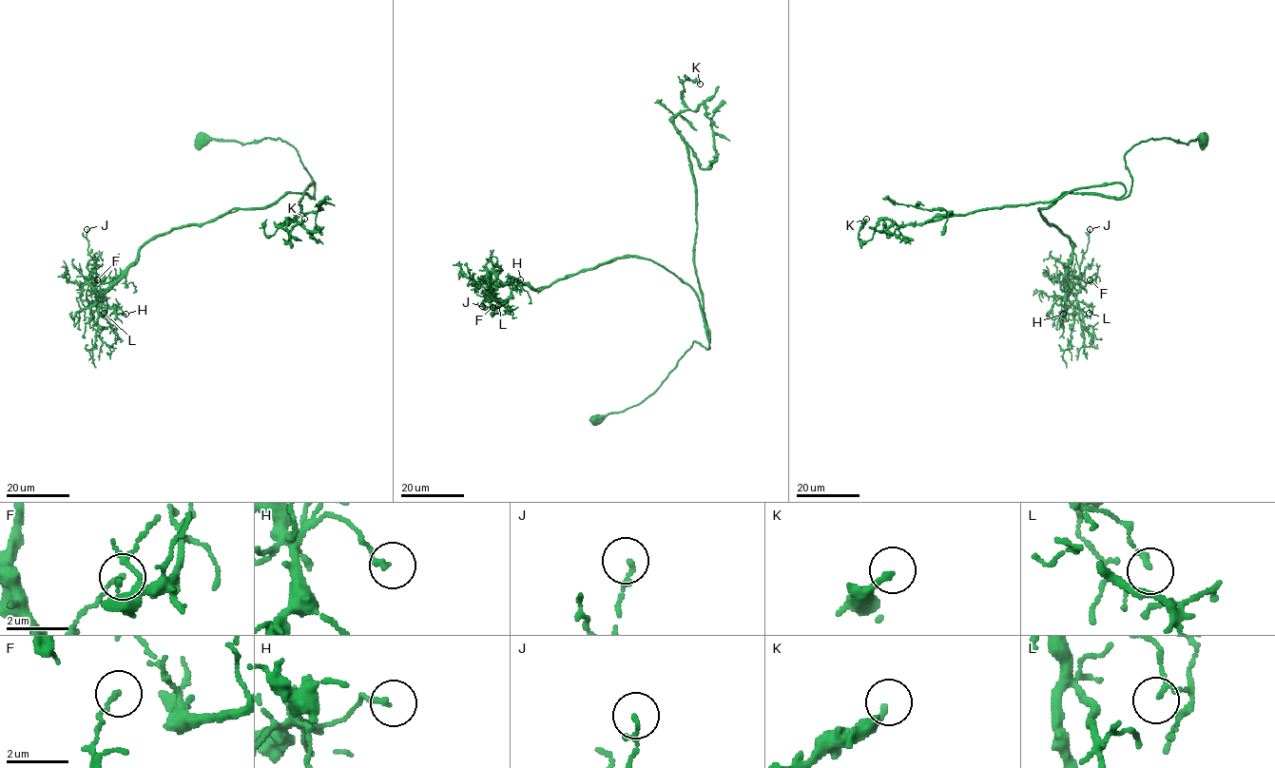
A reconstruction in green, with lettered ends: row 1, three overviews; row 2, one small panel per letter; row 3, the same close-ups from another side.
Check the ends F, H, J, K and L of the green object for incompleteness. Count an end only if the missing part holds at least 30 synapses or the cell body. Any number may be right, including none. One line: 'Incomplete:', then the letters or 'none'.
Incomplete: none

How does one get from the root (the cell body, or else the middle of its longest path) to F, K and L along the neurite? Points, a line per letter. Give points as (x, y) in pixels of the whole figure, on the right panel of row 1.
F: (1201, 140), (1135, 144), (1125, 198), (1065, 193), (1040, 208), (1072, 247), (1066, 287), (1090, 279)
K: (1201, 140), (1135, 144), (1125, 198), (1112, 182), (922, 223), (882, 219), (861, 244), (866, 219)
L: (1201, 140), (1135, 144), (1125, 198), (1065, 193), (1040, 208), (1070, 240), (1065, 285), (1089, 313)

